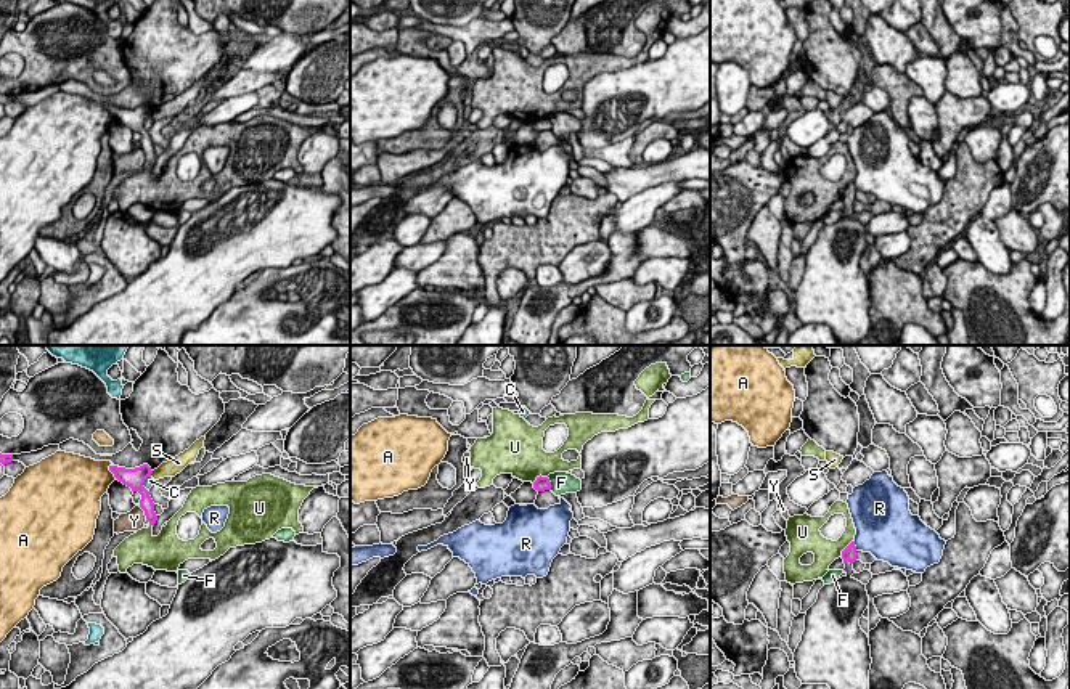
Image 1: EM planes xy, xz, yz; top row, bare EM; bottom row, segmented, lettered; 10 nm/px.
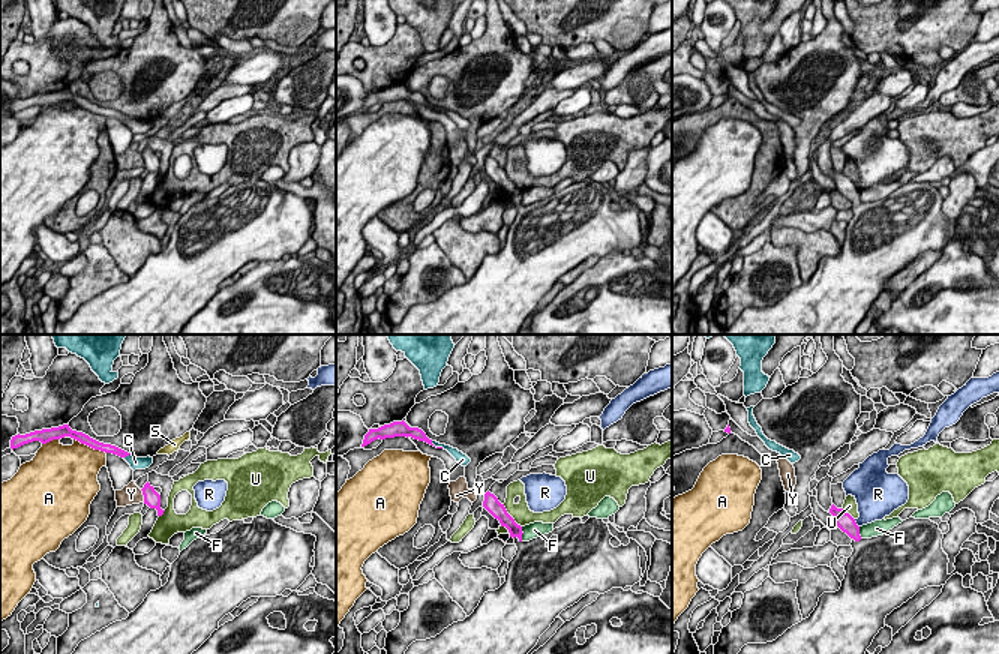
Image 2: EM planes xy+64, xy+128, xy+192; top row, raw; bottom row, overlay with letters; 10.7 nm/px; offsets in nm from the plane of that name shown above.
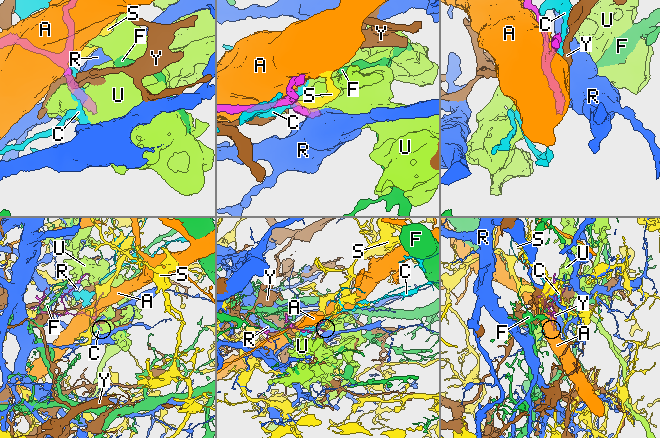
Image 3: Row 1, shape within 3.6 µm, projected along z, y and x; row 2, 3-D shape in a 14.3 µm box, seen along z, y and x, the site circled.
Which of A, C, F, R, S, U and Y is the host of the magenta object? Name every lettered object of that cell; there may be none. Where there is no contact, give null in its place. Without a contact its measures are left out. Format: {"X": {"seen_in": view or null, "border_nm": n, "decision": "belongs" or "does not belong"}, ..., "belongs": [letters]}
{"A": {"seen_in": "xy", "border_nm": 160, "decision": "does not belong"}, "C": {"seen_in": "xy", "border_nm": 160, "decision": "does not belong"}, "F": {"seen_in": "xz", "border_nm": 140, "decision": "does not belong"}, "R": {"seen_in": "yz", "border_nm": 120, "decision": "does not belong"}, "S": {"seen_in": "xy", "border_nm": 70, "decision": "does not belong"}, "U": {"seen_in": "xz", "border_nm": 170, "decision": "does not belong"}, "Y": {"seen_in": "xy", "border_nm": 180, "decision": "does not belong"}, "belongs": []}

